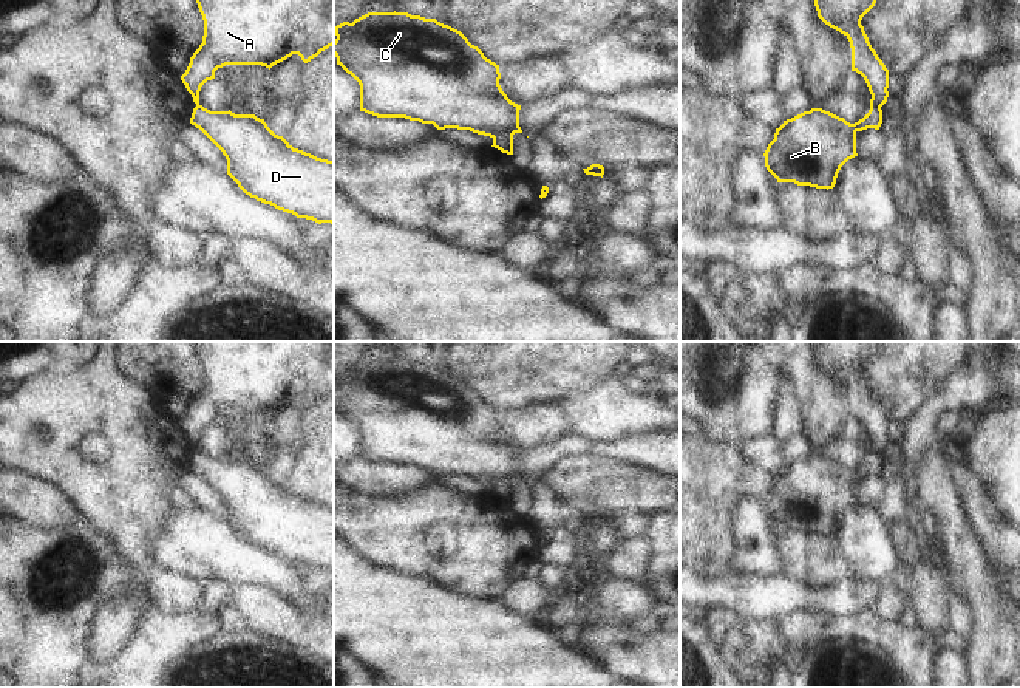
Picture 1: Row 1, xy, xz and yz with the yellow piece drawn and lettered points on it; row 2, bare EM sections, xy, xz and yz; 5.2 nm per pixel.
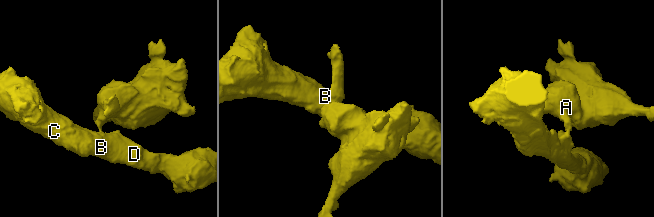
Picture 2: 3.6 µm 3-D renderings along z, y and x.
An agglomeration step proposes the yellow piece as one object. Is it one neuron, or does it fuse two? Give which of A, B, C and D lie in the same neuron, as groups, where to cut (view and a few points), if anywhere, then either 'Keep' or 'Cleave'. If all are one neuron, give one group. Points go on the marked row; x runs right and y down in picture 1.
Groups: A / B C D. Split along yz (870, 104), (880, 107). Cleave

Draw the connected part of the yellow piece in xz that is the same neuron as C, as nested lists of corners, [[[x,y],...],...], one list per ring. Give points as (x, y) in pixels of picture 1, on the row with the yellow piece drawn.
[[[368,12],[352,23],[343,22],[334,28],[334,56],[348,74],[360,85],[360,111],[377,118],[405,118],[433,124],[437,130],[457,128],[490,136],[495,148],[513,155],[513,135],[519,127],[521,105],[512,102],[499,85],[499,65],[484,56],[457,29],[408,12]]]

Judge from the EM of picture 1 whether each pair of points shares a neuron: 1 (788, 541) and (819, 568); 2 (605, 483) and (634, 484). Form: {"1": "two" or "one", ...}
{"1": "one", "2": "one"}

